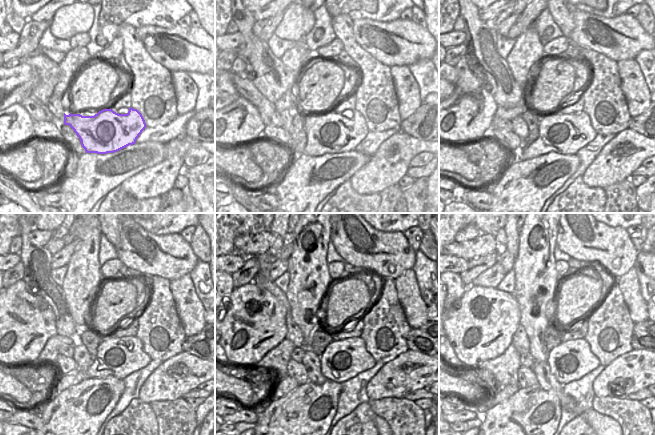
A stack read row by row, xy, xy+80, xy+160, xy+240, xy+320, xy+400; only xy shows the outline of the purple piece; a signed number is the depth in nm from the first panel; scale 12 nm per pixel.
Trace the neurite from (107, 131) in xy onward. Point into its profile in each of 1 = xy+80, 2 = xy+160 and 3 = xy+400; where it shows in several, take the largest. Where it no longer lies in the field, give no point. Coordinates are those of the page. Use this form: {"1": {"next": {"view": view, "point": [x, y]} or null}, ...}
{"1": {"next": {"view": "xy+80", "point": [330, 132]}}, "2": {"next": {"view": "xy+160", "point": [561, 133]}}, "3": {"next": {"view": "xy+400", "point": [570, 361]}}}

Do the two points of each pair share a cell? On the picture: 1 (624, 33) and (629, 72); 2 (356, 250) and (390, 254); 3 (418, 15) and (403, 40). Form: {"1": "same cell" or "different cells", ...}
{"1": "different cells", "2": "same cell", "3": "different cells"}

